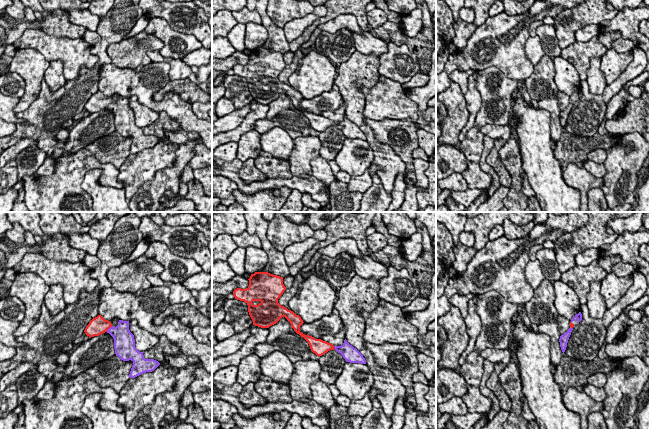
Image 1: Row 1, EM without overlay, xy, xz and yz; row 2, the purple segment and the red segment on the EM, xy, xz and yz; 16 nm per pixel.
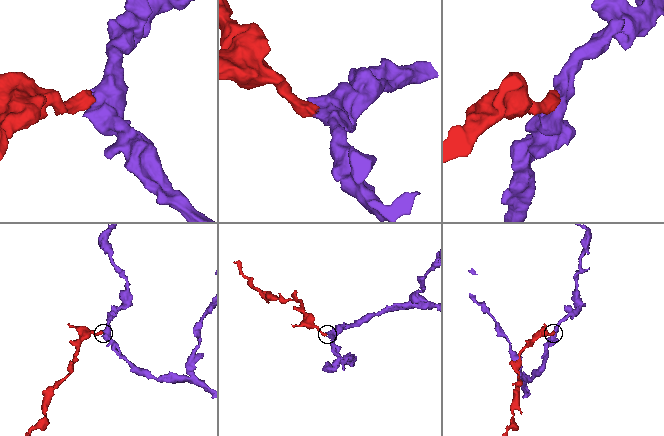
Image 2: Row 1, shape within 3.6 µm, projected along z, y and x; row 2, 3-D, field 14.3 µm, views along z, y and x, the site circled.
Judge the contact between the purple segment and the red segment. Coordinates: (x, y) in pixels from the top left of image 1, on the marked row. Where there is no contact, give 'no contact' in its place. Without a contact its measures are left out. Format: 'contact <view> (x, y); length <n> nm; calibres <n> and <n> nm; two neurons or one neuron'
contact xy (109, 328); length 140 nm; calibres 300 and 280 nm; one neuron

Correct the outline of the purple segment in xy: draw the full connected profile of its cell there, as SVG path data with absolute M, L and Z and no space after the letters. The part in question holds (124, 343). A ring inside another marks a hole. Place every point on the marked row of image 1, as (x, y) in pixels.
M101 315L93 318L84 330L91 338L105 332L114 339L115 354L123 361L133 362L129 377L135 378L143 373L154 371L160 363L154 359L145 359L143 352L135 347L134 335L129 330L129 321L119 320L114 327L110 321L105 320Z

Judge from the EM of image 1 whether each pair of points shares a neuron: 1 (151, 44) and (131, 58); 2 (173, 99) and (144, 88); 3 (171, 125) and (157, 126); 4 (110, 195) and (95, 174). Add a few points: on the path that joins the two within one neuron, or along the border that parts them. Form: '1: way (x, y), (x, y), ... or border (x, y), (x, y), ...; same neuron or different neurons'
1: way (146, 44), (136, 53); same neuron
2: way (164, 104), (154, 104), (147, 97); same neuron
3: way (168, 125), (160, 125); same neuron
4: way (104, 193), (94, 183), (94, 180); same neuron

